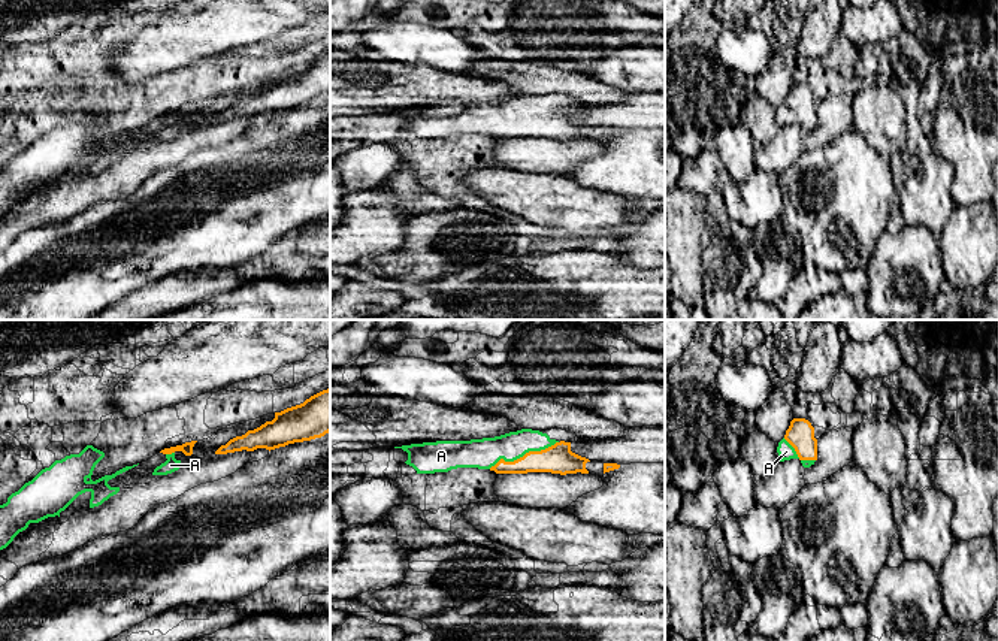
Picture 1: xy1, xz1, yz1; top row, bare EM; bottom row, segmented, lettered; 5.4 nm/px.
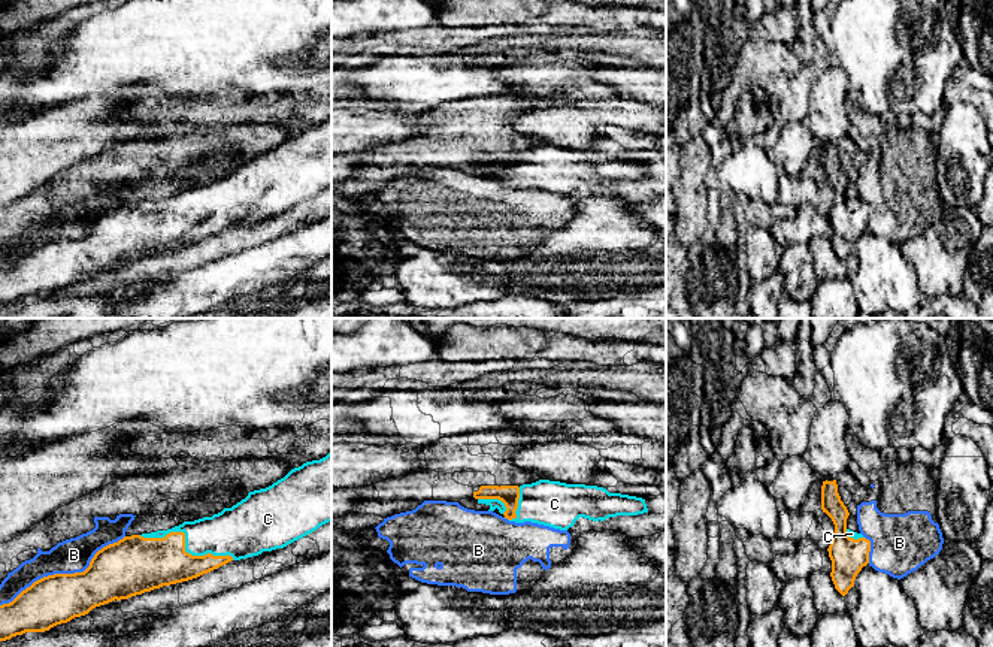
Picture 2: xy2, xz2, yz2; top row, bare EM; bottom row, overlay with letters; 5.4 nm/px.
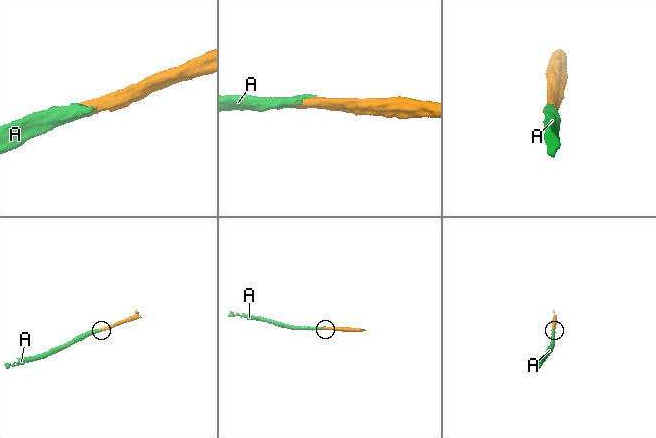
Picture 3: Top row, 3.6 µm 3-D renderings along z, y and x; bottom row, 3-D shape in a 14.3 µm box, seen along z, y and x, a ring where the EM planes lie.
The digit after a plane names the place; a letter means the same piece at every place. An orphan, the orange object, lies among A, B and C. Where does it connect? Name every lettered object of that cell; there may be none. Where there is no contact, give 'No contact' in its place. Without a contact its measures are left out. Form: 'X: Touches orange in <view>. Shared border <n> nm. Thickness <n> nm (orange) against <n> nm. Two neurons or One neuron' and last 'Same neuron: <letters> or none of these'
A: Touches orange in xz1. Shared border 400 nm. Thickness 160 nm (orange) against 160 nm. One neuron
B: Touches orange in xy2. Shared border 750 nm. Thickness 260 nm (orange) against 180 nm. Two neurons
C: Touches orange in xy2. Shared border 550 nm. Thickness 280 nm (orange) against 240 nm. One neuron
Same neuron: A, C

